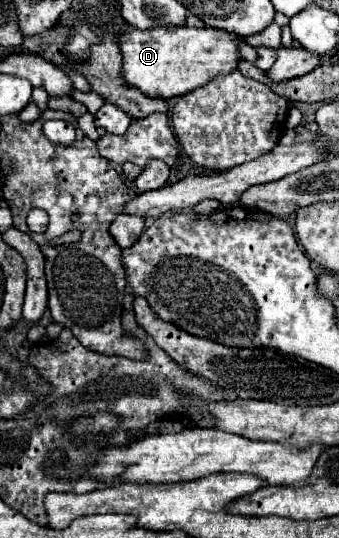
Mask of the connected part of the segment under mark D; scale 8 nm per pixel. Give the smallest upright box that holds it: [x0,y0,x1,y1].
[119,28,241,98]

